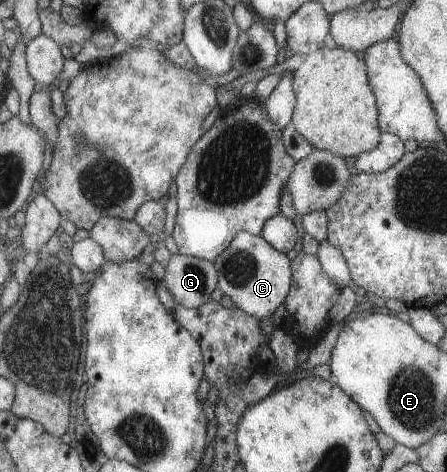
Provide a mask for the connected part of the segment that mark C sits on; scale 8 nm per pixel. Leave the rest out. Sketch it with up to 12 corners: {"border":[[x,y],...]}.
{"border":[[238,232],[213,260],[217,288],[262,320],[291,290],[290,262]]}

